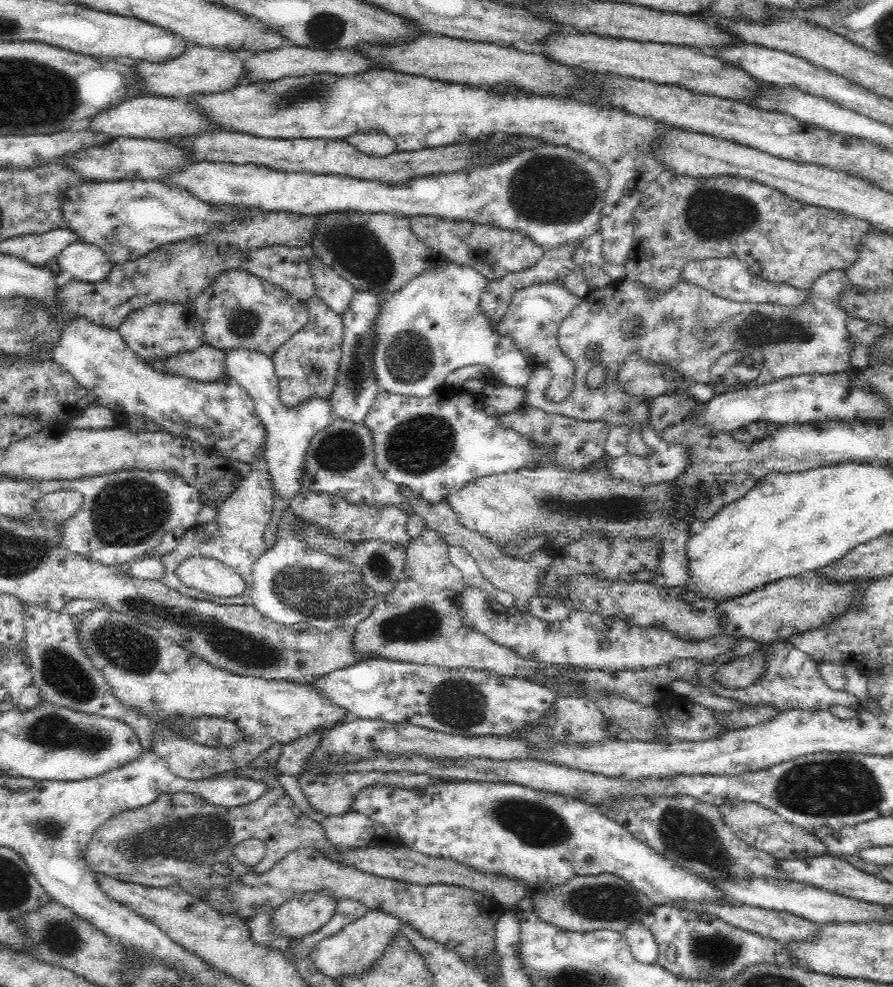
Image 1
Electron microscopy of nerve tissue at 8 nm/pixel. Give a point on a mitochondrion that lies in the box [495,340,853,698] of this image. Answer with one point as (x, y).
(622, 508)

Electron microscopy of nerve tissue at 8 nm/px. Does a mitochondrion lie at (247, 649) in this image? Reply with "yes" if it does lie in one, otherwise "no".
yes

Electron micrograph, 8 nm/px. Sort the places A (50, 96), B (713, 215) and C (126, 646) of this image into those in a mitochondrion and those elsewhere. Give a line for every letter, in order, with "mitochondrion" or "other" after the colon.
A: mitochondrion
B: mitochondrion
C: mitochondrion

